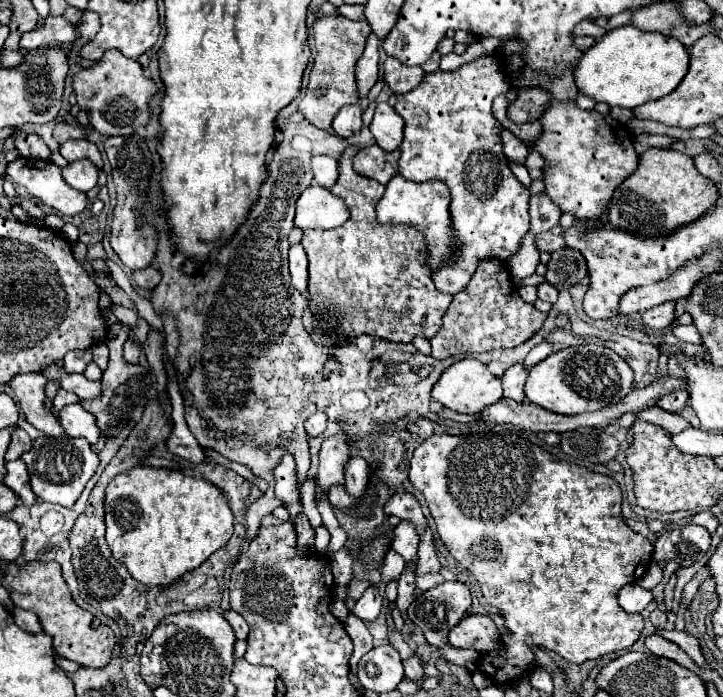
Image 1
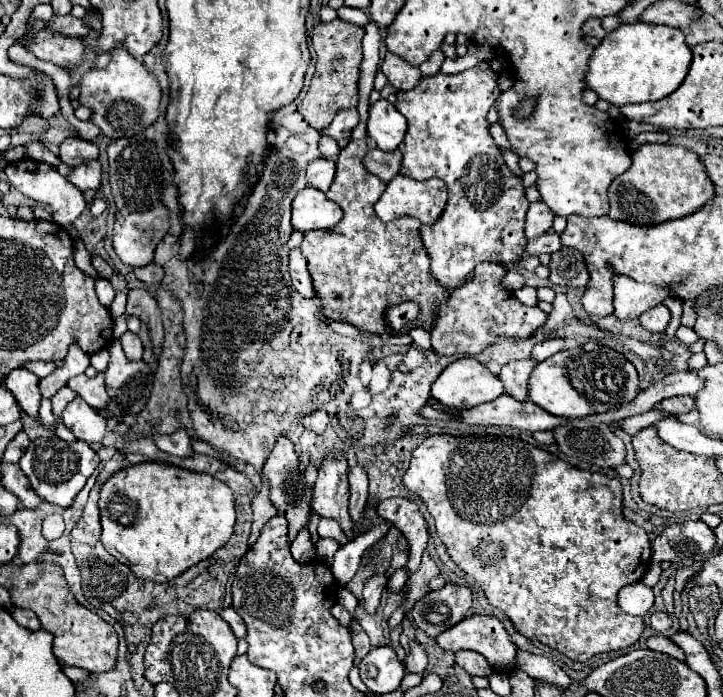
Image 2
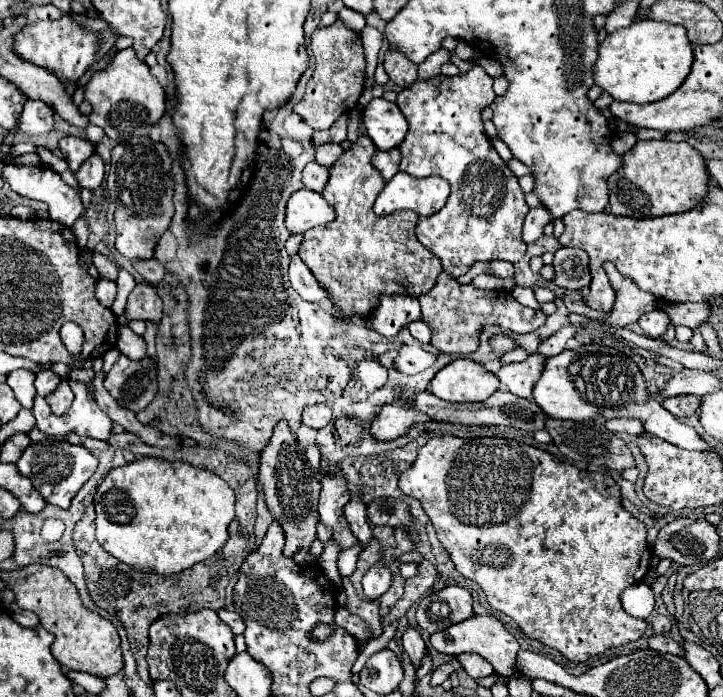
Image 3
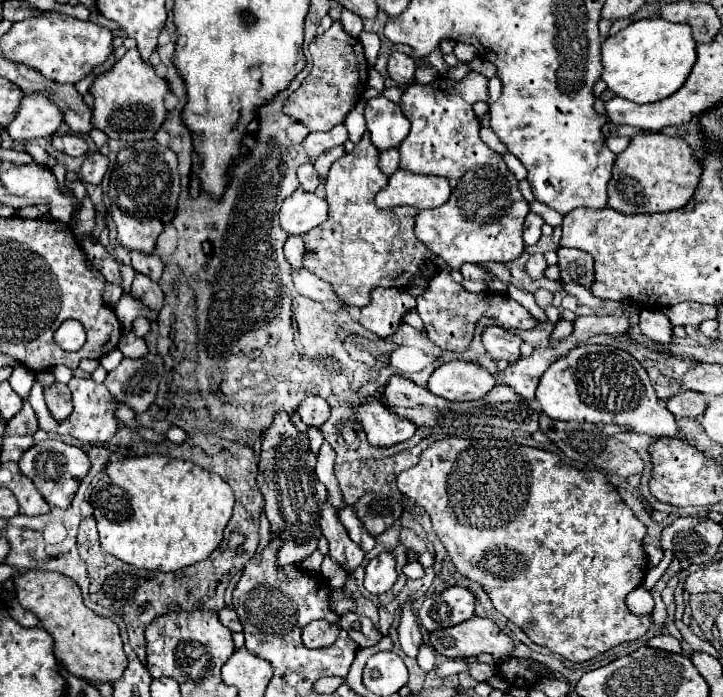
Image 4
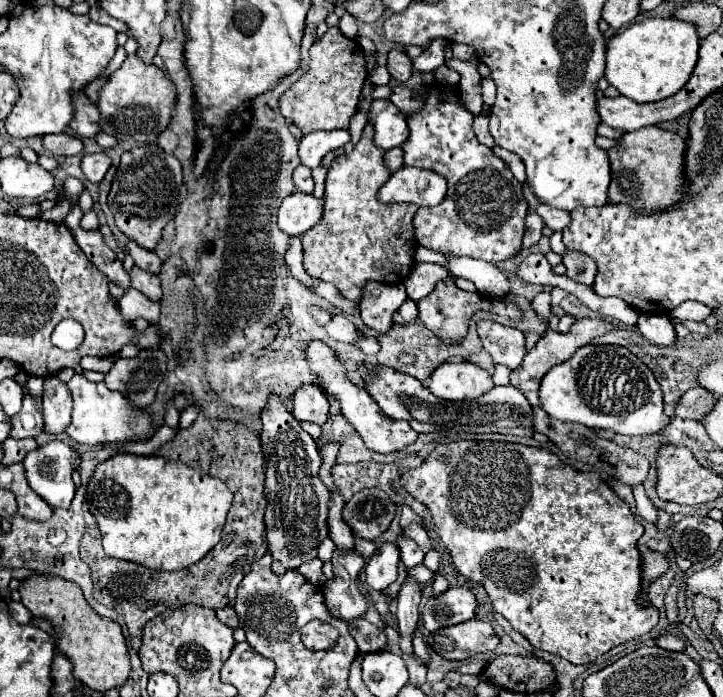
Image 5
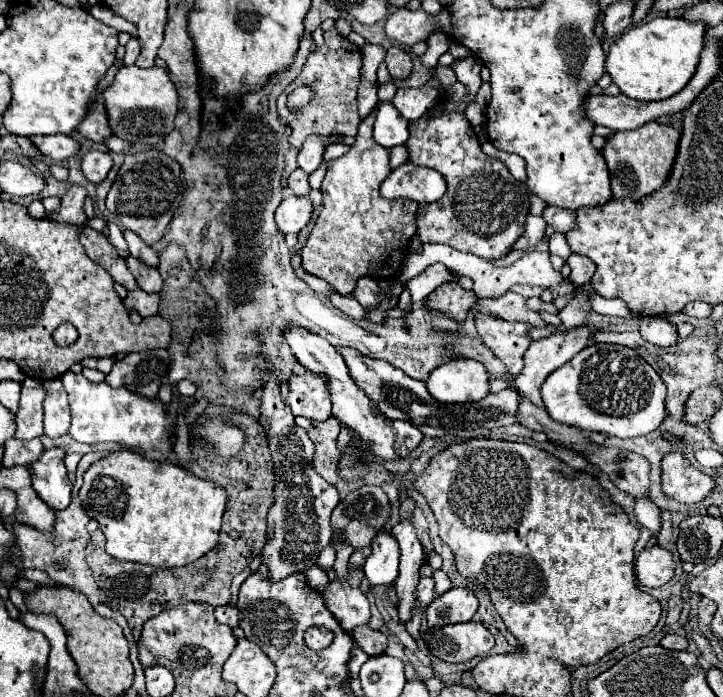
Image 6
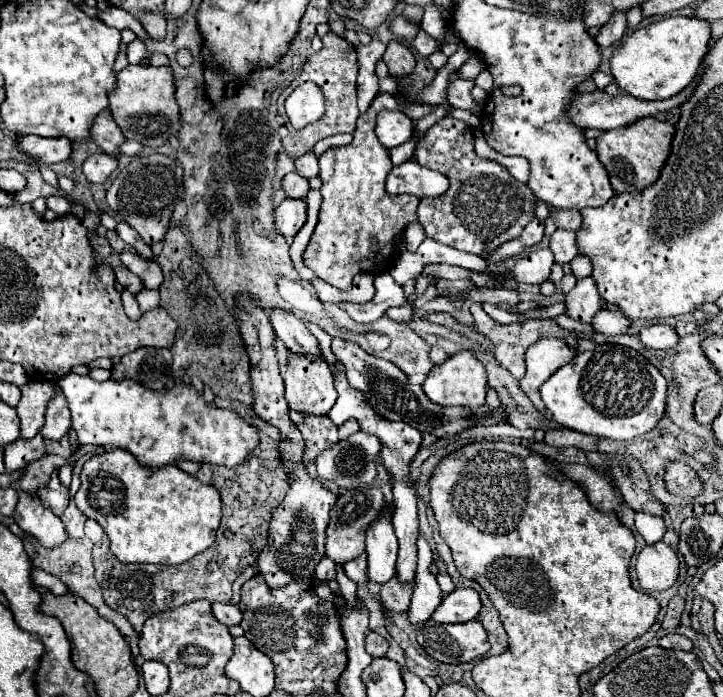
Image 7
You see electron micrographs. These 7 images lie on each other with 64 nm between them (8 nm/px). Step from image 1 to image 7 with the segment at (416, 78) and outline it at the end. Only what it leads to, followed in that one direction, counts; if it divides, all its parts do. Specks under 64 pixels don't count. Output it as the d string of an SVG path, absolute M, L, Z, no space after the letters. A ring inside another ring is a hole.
M392 40L384 52L384 58L382 58L390 70L390 74L394 74L394 78L400 78L404 74L410 74L416 66L416 60L414 60L414 54L412 50L398 42L398 40Z

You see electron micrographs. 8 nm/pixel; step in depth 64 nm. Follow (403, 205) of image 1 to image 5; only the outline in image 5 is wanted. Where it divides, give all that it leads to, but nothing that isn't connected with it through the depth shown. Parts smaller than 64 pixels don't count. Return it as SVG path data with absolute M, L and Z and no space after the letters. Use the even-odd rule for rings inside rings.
M402 166L388 182L378 190L378 198L384 204L414 202L418 206L434 206L446 196L446 180L432 172L414 166Z

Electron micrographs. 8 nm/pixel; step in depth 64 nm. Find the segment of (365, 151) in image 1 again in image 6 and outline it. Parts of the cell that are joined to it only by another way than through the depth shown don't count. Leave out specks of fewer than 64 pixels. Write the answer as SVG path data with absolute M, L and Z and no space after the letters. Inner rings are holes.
M394 146L390 150L390 166L398 168L404 162L408 162L408 148L406 146Z

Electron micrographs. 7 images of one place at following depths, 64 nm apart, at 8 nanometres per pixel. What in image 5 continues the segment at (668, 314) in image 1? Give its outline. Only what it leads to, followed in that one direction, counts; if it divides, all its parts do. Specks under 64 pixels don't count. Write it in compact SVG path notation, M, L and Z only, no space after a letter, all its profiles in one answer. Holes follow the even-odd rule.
M640 314L636 328L646 340L658 346L672 346L676 342L674 324L666 314Z

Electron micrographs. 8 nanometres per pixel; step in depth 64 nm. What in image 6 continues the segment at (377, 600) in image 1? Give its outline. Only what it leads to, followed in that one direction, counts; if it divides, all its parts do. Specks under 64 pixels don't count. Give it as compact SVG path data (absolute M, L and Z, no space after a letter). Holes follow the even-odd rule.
M380 528L376 532L376 536L372 538L372 554L368 556L366 564L364 564L364 574L368 578L368 582L372 586L388 586L396 580L396 572L398 572L398 544L392 538L390 532L386 532L384 528Z

